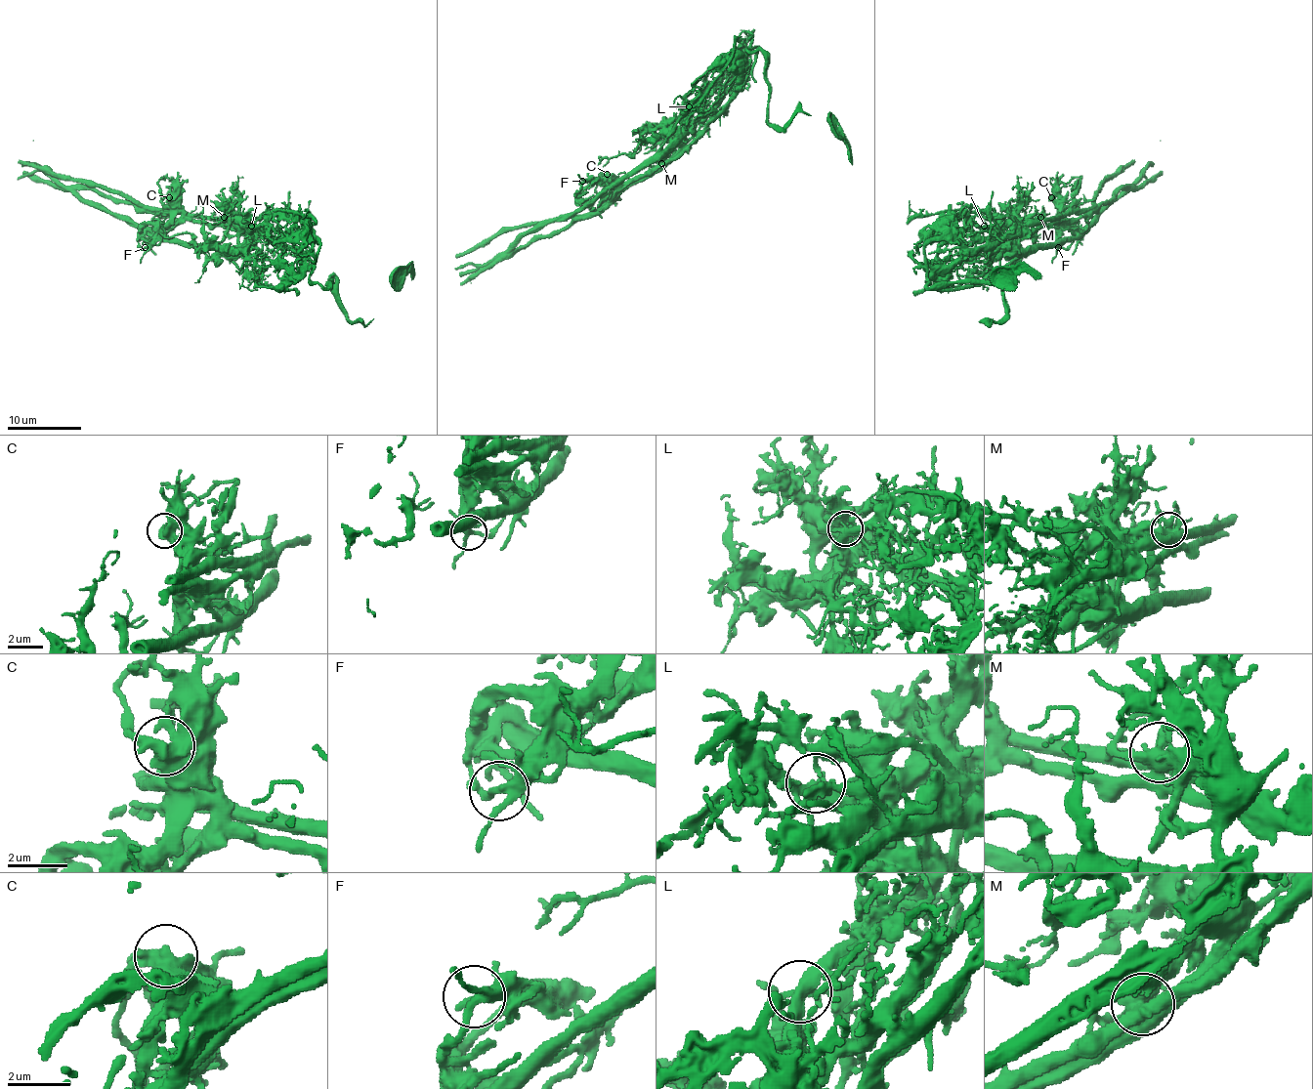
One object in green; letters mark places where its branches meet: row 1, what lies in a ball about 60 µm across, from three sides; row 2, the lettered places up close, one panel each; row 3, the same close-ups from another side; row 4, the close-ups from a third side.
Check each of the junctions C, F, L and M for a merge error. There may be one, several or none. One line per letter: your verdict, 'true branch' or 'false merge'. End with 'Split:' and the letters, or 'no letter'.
C: true branch
F: true branch
L: false merge
M: false merge
Split: L, M

